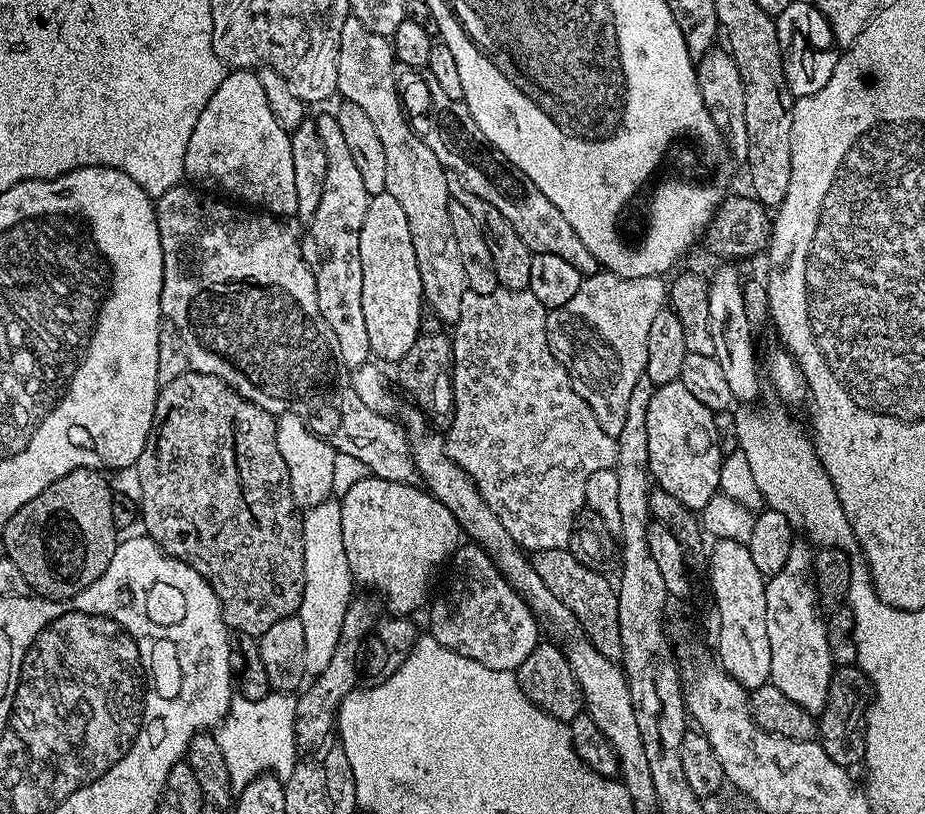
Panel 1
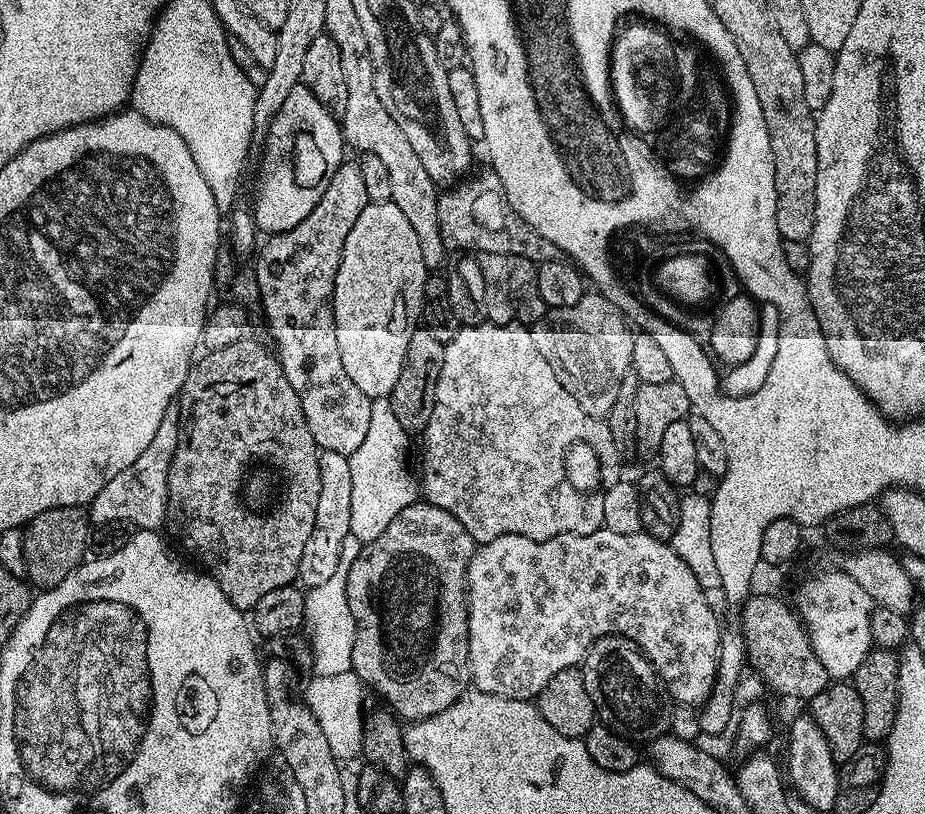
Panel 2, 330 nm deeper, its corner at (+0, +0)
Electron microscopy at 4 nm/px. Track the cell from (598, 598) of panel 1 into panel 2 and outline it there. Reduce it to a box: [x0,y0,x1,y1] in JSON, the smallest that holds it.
[580,633,674,740]

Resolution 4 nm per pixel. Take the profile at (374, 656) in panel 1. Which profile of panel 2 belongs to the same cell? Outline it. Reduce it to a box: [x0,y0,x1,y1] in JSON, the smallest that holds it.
[346,502,477,721]

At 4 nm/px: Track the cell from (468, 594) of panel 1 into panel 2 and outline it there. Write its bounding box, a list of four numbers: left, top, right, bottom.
[468,527,722,705]

